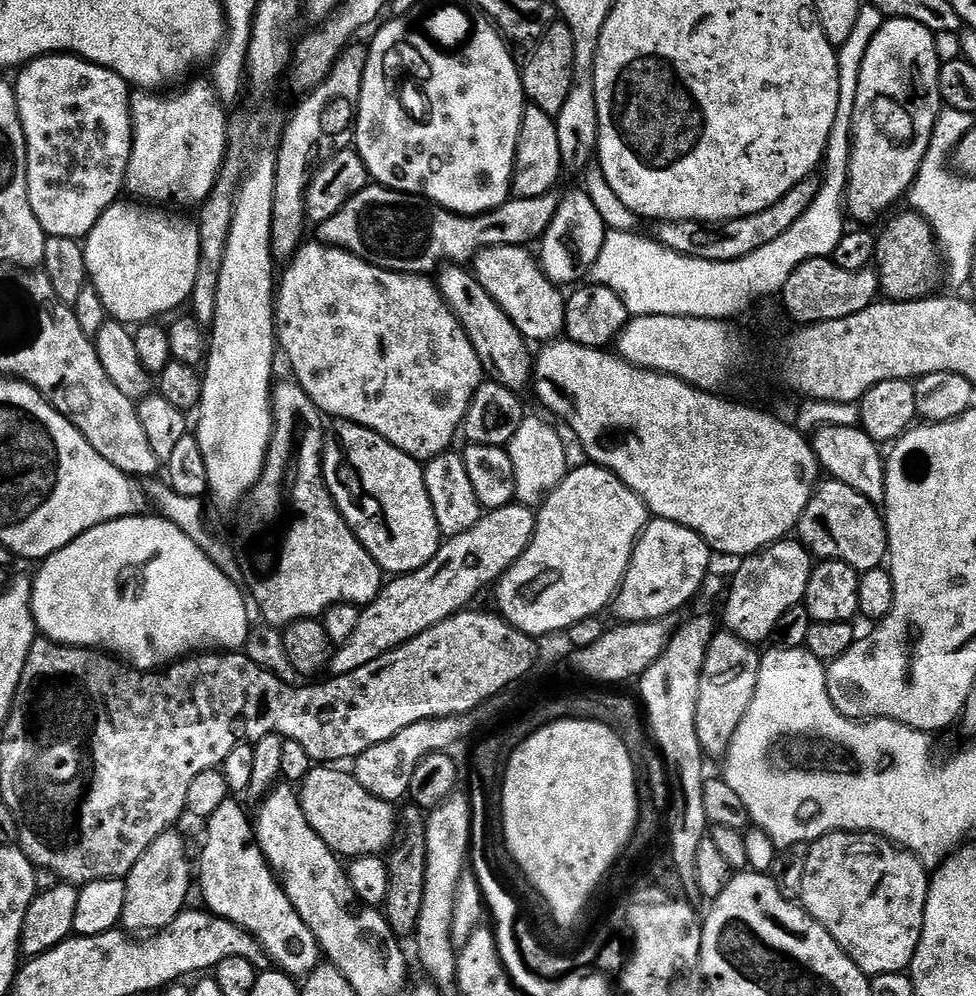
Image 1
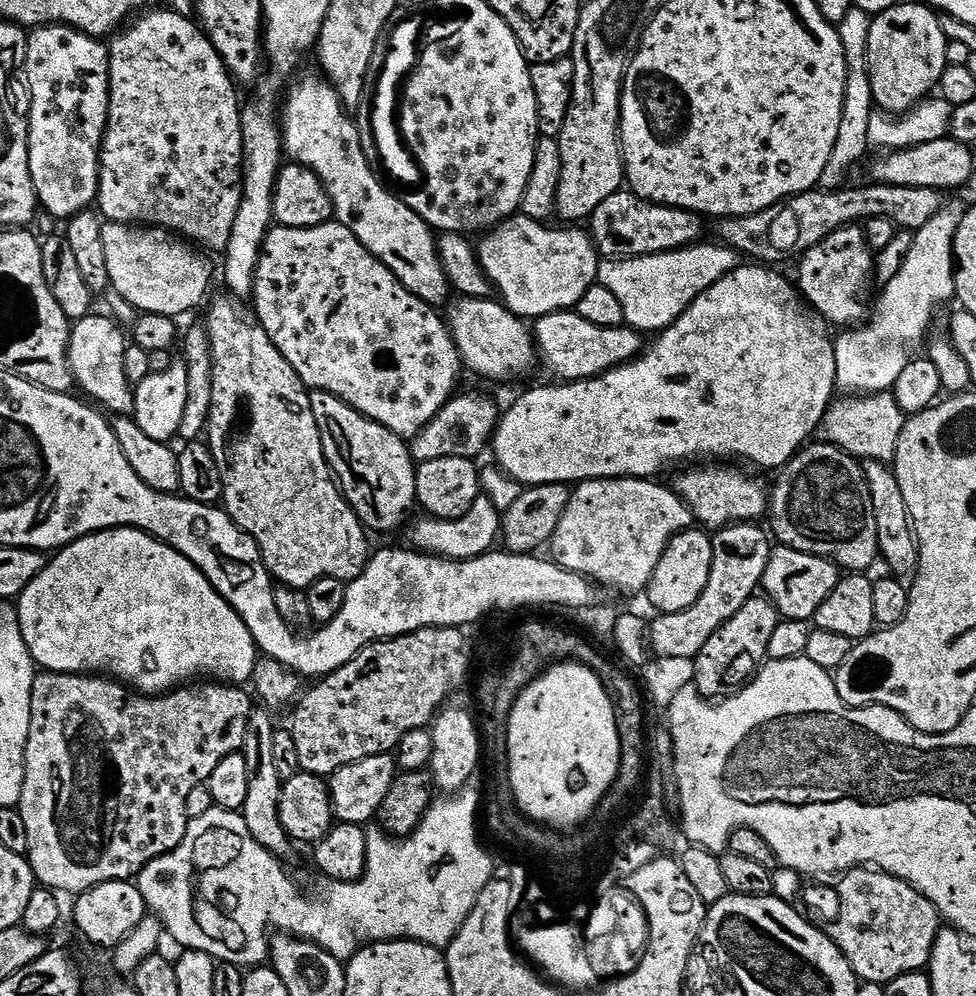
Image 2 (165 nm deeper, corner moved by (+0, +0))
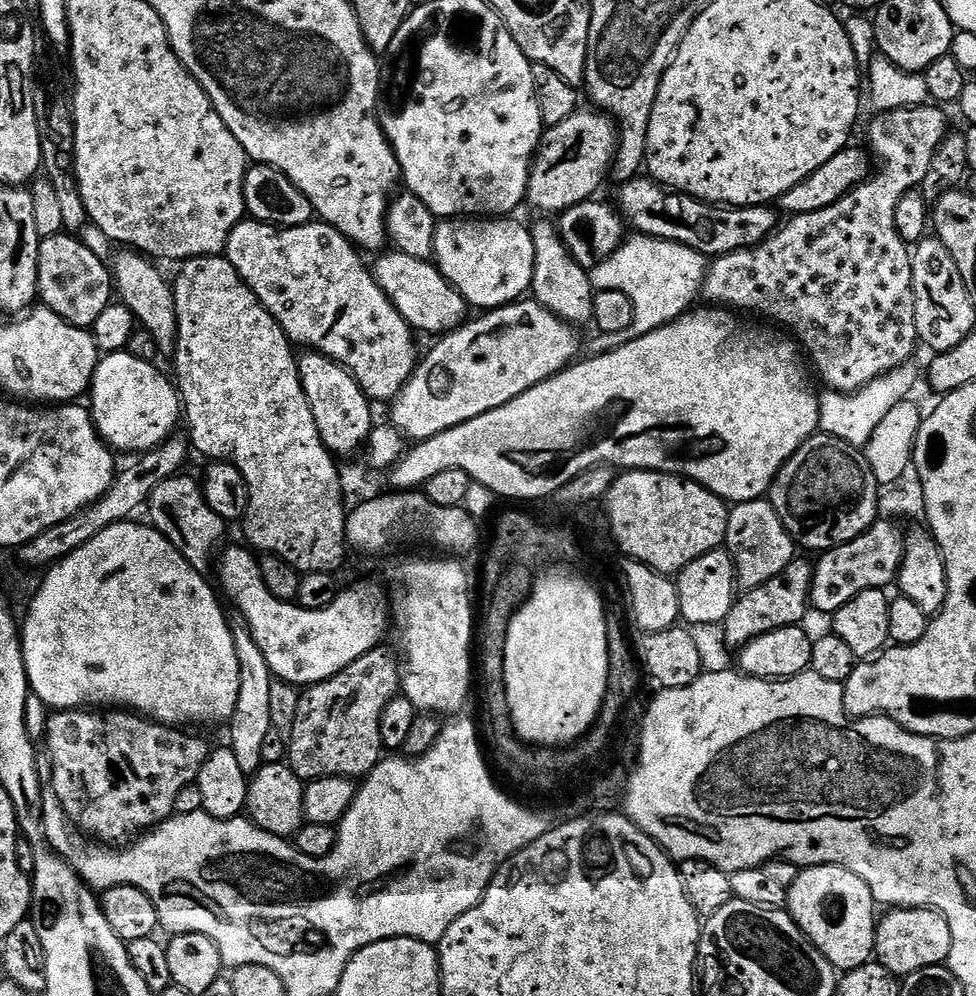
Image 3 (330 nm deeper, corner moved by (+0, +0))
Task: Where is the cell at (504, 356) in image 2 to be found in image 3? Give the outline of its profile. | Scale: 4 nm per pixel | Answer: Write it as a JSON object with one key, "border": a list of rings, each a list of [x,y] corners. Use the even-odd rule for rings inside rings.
{"border":[[[395,250],[385,251],[377,255],[375,260],[374,275],[378,286],[382,286],[390,302],[394,302],[398,314],[402,314],[402,318],[406,318],[408,325],[417,333],[447,334],[465,323],[470,312],[468,304],[432,260],[410,258],[410,254]]]}

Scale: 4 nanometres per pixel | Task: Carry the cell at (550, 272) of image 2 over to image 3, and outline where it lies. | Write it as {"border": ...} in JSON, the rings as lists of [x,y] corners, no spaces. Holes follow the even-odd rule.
{"border":[[[444,218],[436,225],[434,263],[473,309],[502,308],[525,297],[532,287],[532,234],[512,219],[516,218]]]}

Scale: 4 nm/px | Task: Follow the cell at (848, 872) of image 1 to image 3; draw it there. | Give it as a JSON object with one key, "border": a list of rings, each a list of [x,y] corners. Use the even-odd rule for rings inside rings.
{"border":[[[892,908],[879,917],[876,925],[875,959],[886,971],[897,978],[914,974],[914,970],[926,970],[926,966],[938,966],[947,961],[952,945],[950,922],[941,912],[932,908]]]}

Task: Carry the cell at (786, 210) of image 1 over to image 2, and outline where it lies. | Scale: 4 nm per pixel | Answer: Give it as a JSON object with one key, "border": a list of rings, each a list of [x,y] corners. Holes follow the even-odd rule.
{"border":[[[621,190],[610,194],[598,210],[590,217],[590,235],[596,251],[604,258],[631,258],[633,256],[653,256],[659,252],[675,252],[678,248],[691,248],[701,243],[705,221],[698,212],[687,212],[684,208],[671,208],[668,204],[656,204],[652,200],[643,200],[631,190]]]}

